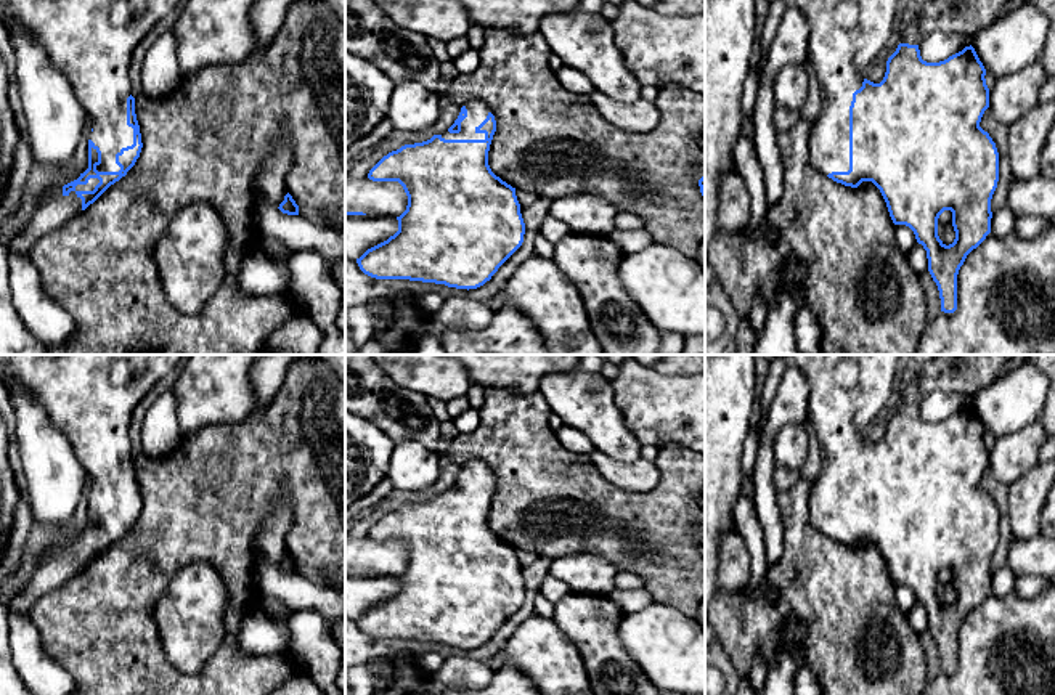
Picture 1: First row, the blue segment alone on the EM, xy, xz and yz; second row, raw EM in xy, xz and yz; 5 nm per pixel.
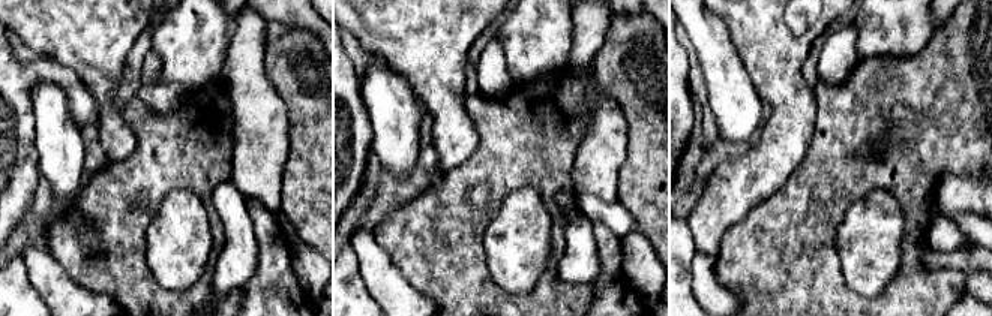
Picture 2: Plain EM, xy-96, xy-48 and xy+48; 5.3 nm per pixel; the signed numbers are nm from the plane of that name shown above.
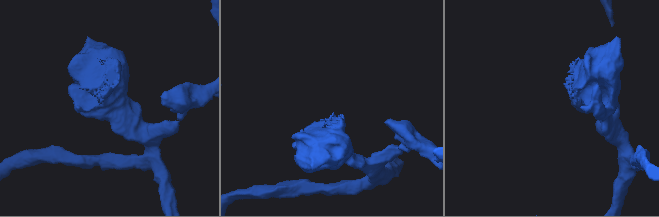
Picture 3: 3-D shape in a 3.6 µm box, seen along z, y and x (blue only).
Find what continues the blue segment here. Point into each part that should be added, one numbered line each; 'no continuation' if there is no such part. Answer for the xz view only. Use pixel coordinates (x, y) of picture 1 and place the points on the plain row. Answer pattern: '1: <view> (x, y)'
1: xz (477, 471)

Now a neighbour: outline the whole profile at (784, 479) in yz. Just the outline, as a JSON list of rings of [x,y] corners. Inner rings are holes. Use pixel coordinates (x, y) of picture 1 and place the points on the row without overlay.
[[[776,465],[772,472],[772,480],[777,491],[788,491],[801,480],[801,477],[800,472]]]

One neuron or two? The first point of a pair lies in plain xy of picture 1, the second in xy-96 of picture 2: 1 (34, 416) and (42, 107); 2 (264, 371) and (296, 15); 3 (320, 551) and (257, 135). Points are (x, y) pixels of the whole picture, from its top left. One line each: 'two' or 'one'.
1: one
2: two
3: two

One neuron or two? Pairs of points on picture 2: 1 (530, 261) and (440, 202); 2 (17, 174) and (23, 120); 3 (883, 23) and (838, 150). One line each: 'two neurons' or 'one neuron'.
1: two neurons
2: one neuron
3: two neurons

